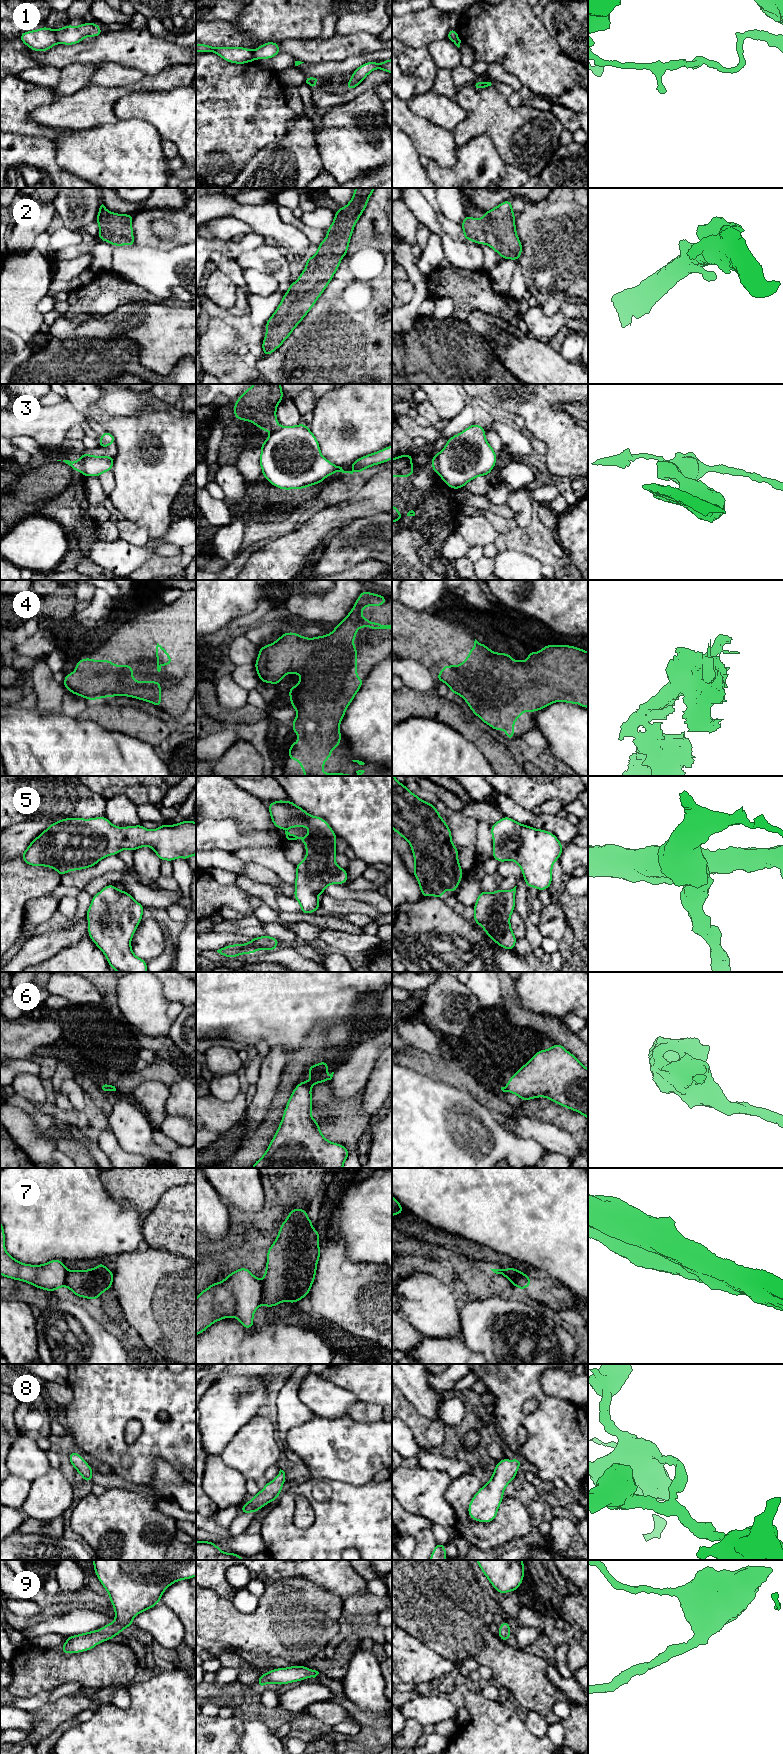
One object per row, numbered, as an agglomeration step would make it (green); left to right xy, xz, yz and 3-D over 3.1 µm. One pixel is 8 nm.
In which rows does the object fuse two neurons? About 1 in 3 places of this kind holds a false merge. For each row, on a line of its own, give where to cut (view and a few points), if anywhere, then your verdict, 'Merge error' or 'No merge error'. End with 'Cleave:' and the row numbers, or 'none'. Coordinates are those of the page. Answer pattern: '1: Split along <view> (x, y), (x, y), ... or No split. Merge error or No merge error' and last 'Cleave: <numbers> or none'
1: Split along xy (53, 30), (58, 42). Merge error
2: No split. No merge error
3: Split along yz (434, 456), (436, 471). Merge error
4: No split. No merge error
5: No split. No merge error
6: Split along xz (300, 1082), (309, 1087). Merge error
7: Split along yz (500, 1269), (510, 1276), (524, 1274). Merge error
8: No split. No merge error
9: No split. No merge error
Cleave: 1, 3, 6, 7

